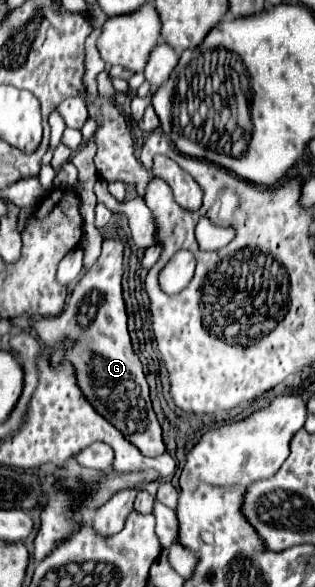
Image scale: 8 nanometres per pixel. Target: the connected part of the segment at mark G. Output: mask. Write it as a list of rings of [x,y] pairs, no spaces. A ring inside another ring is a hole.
[[[117,237],[103,243],[103,255],[99,255],[97,265],[93,265],[91,269],[93,271],[87,271],[71,291],[65,311],[55,319],[41,319],[37,323],[37,335],[45,345],[53,347],[59,347],[63,337],[75,339],[75,347],[67,353],[67,359],[73,361],[79,377],[79,387],[89,403],[95,405],[95,409],[113,427],[117,427],[125,435],[125,439],[131,441],[143,455],[163,455],[167,453],[167,449],[161,439],[161,425],[153,413],[145,373],[131,349],[127,331],[127,313],[121,295],[123,245]],[[93,307],[97,307],[95,313]]]

